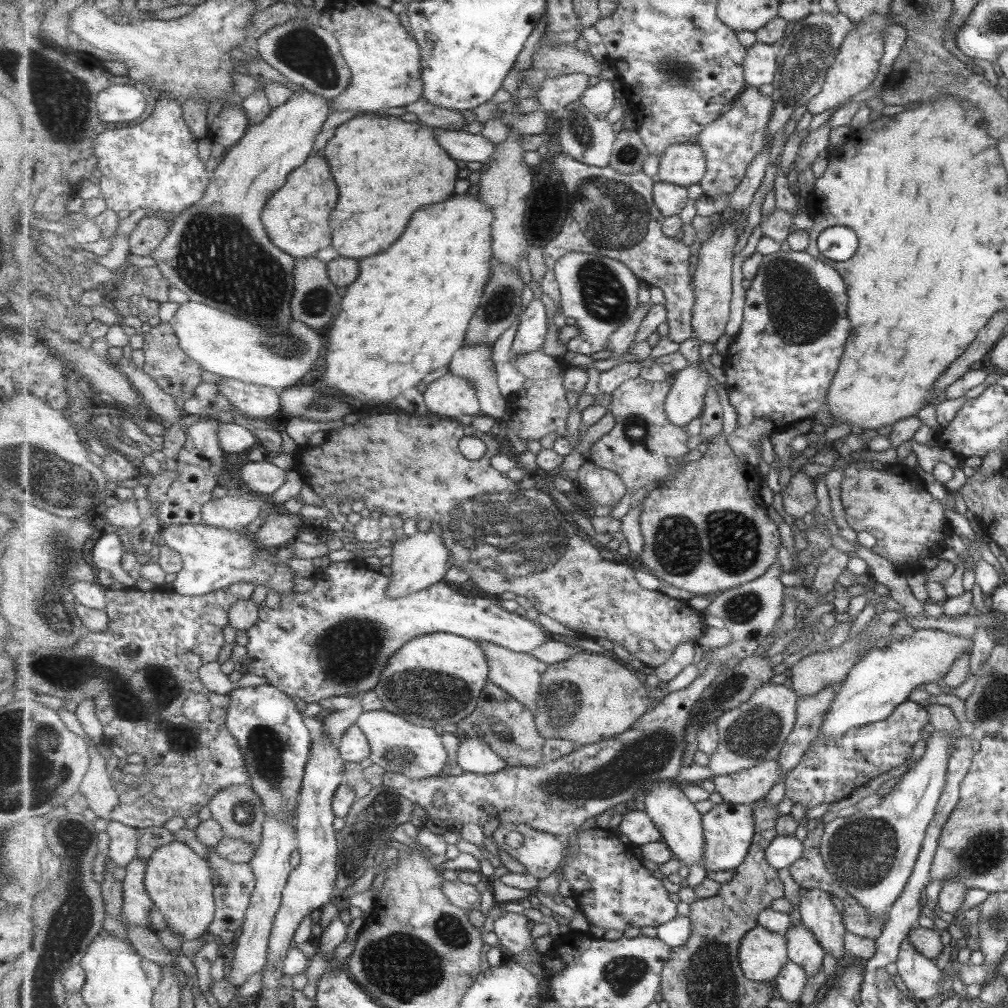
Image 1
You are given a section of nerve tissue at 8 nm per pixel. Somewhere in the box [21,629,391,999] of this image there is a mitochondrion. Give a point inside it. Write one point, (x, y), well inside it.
(149, 694)

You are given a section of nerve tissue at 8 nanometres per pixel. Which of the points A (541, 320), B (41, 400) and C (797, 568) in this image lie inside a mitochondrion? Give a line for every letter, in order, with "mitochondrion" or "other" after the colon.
A: other
B: other
C: other

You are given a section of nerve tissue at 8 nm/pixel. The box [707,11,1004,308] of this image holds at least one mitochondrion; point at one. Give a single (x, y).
(804, 56)

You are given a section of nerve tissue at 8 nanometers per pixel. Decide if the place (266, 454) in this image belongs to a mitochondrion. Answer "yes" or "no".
no

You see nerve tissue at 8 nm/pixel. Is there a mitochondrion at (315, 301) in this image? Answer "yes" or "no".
yes

